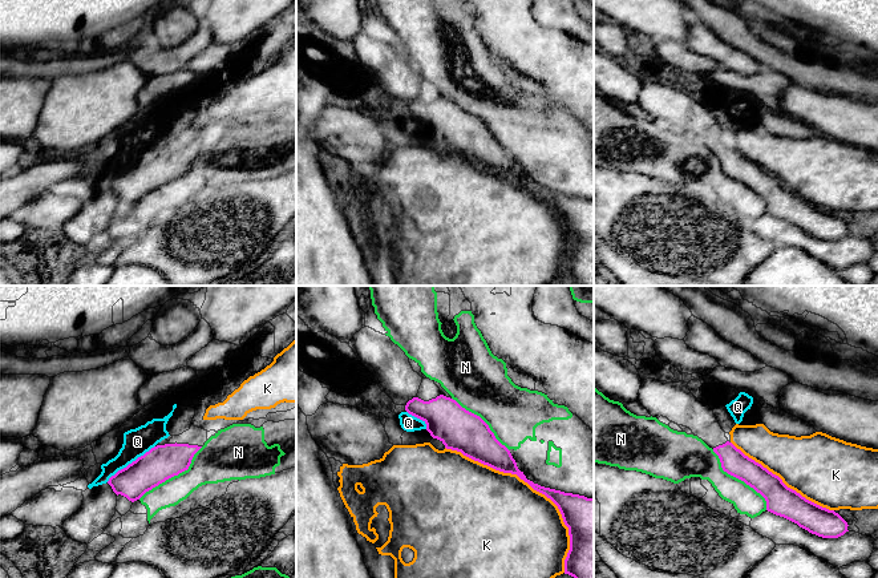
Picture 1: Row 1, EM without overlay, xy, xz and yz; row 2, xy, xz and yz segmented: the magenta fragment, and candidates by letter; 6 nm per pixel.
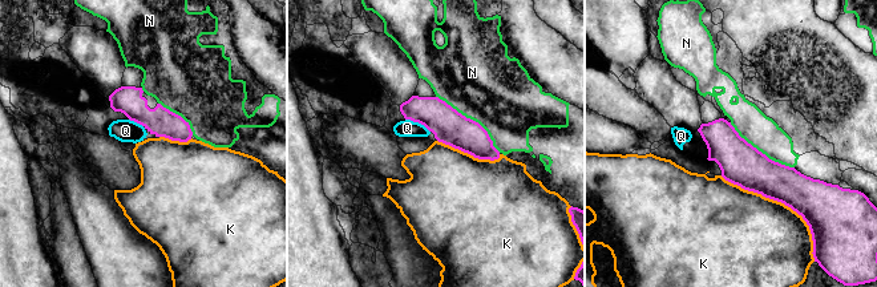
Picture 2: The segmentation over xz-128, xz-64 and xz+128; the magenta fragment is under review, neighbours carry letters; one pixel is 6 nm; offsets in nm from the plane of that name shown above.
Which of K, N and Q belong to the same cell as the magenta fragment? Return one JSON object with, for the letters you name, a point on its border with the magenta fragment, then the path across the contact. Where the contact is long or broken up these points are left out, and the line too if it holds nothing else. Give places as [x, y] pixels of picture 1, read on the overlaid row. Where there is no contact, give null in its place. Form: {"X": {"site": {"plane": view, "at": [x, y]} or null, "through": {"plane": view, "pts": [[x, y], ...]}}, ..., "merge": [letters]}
{"merge": []}

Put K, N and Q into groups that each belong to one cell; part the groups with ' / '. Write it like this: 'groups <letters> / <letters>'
groups K / N / Q

